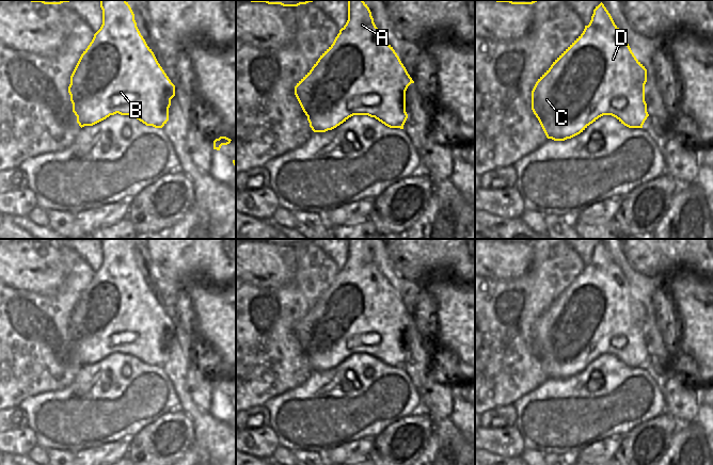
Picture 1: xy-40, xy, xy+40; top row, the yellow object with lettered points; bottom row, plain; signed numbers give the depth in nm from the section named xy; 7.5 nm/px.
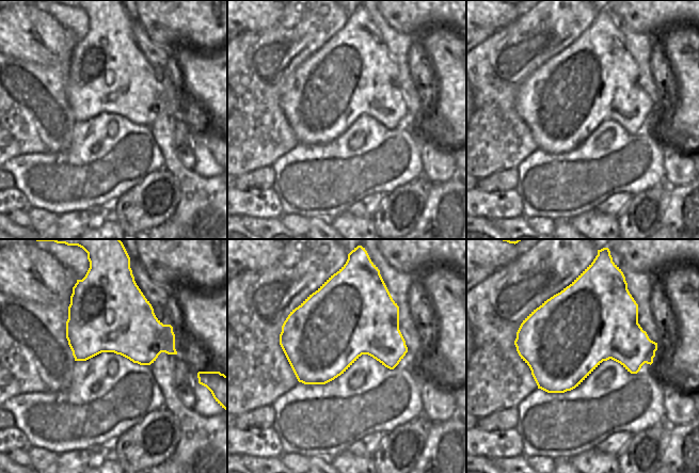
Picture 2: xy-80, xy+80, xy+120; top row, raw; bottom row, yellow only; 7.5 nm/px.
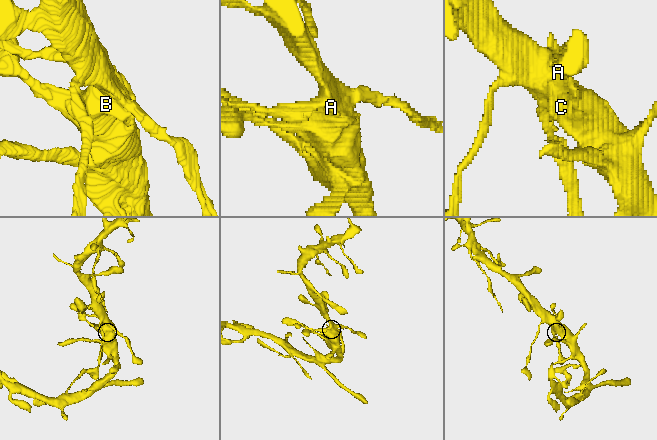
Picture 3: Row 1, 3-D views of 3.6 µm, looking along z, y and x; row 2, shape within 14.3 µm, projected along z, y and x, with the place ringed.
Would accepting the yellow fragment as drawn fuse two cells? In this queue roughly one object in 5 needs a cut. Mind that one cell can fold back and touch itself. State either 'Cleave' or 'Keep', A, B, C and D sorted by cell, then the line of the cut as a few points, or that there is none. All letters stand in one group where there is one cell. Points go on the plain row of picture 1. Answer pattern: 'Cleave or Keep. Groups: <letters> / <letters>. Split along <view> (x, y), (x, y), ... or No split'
Keep. Groups: A B C D. No split

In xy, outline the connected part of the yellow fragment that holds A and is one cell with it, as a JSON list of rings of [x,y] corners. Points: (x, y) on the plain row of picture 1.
[[[348,239],[348,259],[333,283],[320,294],[312,308],[295,325],[295,334],[307,355],[314,371],[332,369],[353,354],[375,356],[390,367],[403,368],[408,357],[406,330],[414,322],[393,286],[374,261],[371,251],[363,239]]]

